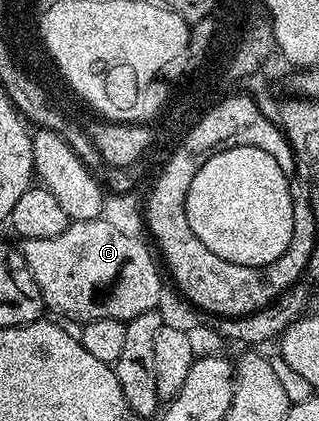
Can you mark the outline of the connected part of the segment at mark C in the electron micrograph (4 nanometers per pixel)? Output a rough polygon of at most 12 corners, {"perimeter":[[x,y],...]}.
{"perimeter":[[100,218],[20,245],[51,313],[128,321],[163,287]]}

